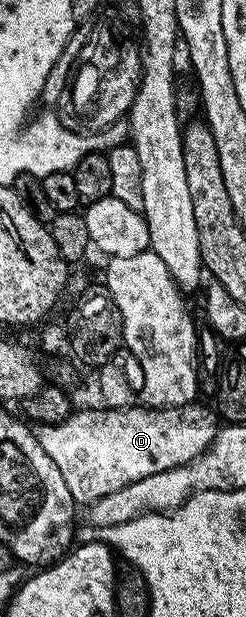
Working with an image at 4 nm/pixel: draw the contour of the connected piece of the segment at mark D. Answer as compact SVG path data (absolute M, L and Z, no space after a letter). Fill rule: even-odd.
M199 402L179 408L139 407L75 410L60 424L38 425L41 446L53 458L57 470L61 470L61 478L65 478L65 486L69 486L76 505L90 506L103 496L129 486L129 482L141 482L149 474L187 464L211 446L221 427L216 413L202 408Z

